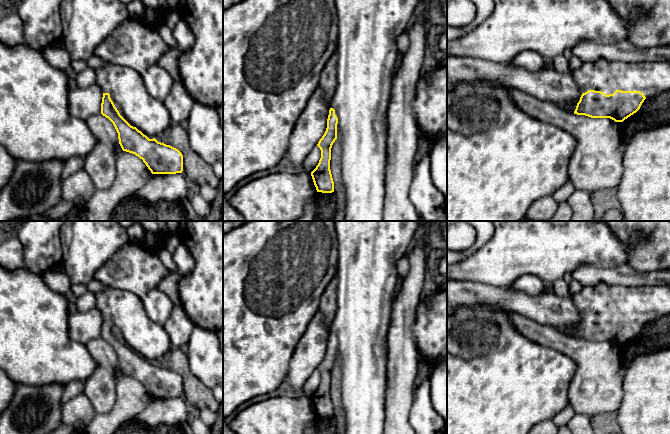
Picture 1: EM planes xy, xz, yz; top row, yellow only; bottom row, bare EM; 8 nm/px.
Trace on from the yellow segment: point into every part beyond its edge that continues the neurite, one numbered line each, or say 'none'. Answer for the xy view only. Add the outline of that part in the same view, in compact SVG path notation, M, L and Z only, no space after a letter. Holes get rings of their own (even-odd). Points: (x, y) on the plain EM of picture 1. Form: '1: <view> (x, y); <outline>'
1: xy (127, 314); M109 288L95 294L95 307L103 317L109 317L120 339L133 351L144 359L151 357L154 360L167 353L172 347L170 338L163 326L151 321L147 315L141 298L136 294L115 288Z

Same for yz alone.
1: yz (650, 302); M602 282L582 287L572 301L581 317L595 314L609 319L616 314L639 315L650 322L670 315L670 284L636 287Z

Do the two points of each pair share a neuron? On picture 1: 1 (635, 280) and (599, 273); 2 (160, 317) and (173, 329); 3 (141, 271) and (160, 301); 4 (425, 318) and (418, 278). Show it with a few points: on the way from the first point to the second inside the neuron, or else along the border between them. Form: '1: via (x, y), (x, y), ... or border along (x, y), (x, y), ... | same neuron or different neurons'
1: via (626, 278), (608, 276) | same neuron
2: border along (175, 305), (163, 326) | different neurons
3: border along (156, 287), (149, 290), (141, 298) | different neurons
4: border along (421, 300), (417, 307), (414, 322) | different neurons

